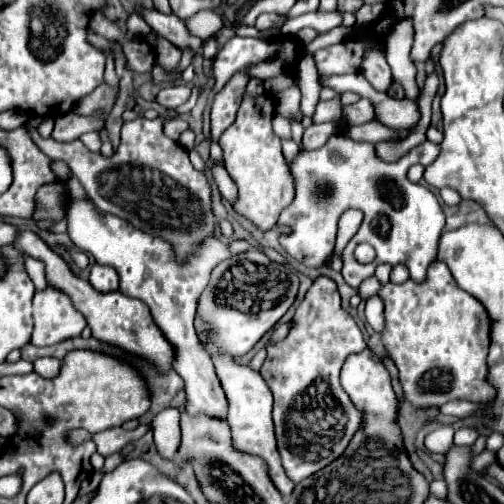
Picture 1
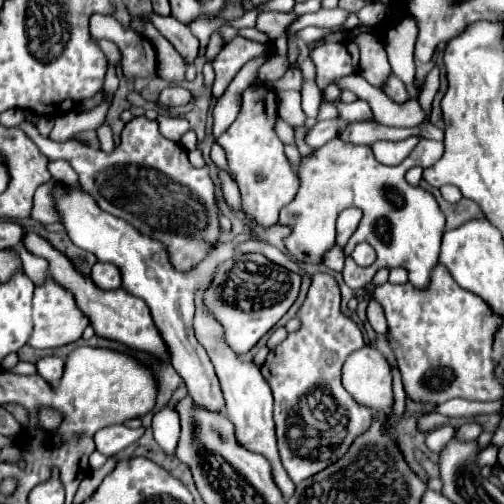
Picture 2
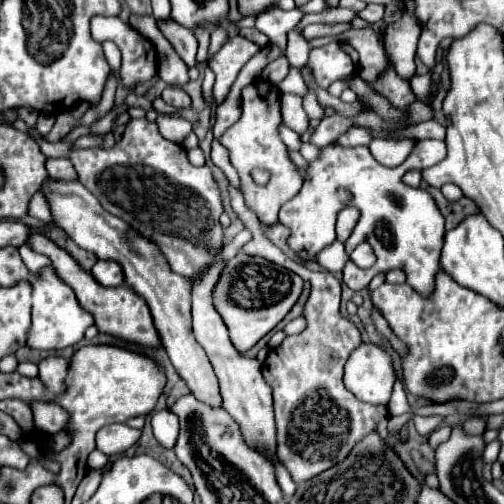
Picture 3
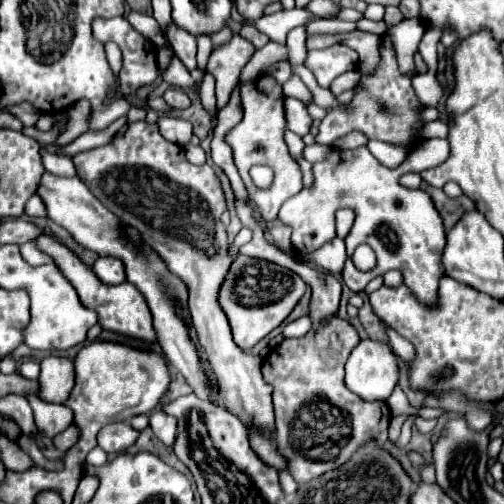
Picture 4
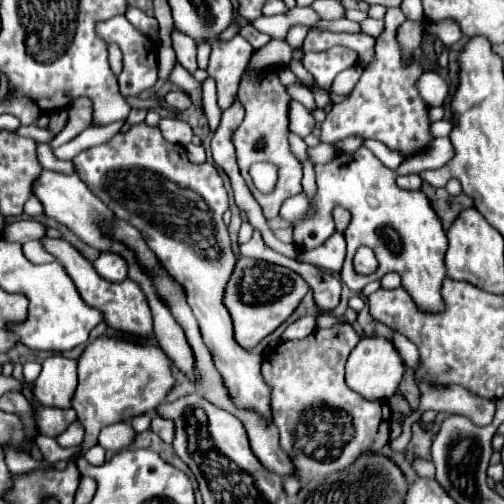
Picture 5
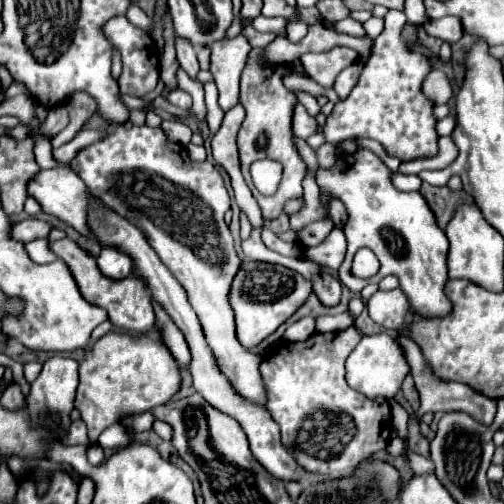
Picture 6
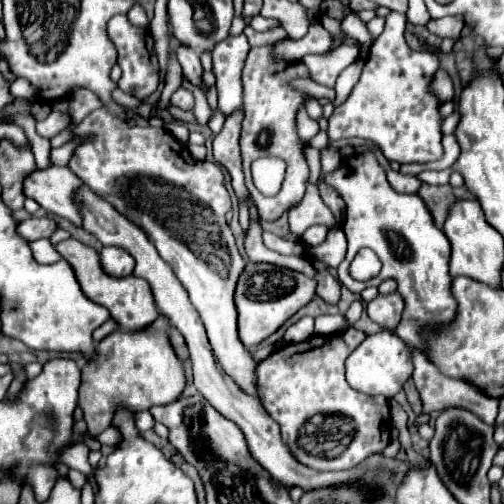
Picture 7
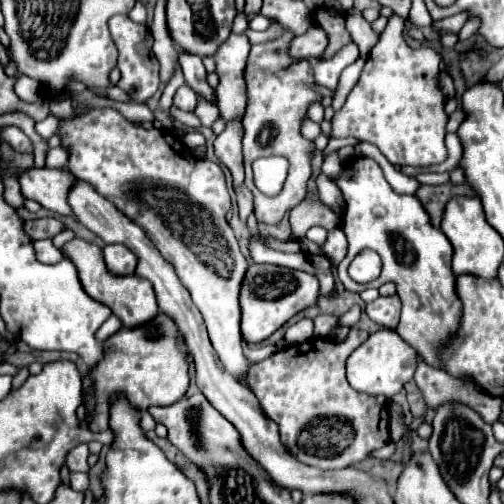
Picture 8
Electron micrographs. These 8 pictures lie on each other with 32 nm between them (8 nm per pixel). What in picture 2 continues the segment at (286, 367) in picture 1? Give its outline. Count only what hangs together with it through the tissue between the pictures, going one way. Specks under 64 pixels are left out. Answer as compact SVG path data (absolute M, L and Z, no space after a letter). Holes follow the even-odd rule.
M300 272L310 276L312 286L298 312L302 328L278 344L262 366L262 376L274 392L274 422L278 454L294 484L322 472L340 460L352 442L364 434L372 418L385 422L384 414L358 404L342 386L342 364L354 350L364 346L360 328L340 312L340 288L328 272Z

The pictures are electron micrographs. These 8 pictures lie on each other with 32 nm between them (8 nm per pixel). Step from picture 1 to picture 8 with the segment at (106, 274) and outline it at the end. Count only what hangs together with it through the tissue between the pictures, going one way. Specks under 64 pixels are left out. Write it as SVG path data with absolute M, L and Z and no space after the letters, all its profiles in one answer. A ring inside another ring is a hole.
M108 244L104 248L104 260L108 264L108 270L116 272L120 276L132 274L138 264L136 254L130 248L124 248L122 244Z

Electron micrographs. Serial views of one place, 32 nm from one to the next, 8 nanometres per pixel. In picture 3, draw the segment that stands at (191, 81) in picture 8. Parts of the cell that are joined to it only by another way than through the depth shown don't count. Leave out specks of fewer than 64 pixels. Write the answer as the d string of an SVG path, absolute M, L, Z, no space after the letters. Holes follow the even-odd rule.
M174 20L158 22L158 26L160 26L162 34L166 36L166 40L170 40L170 44L178 52L178 56L184 60L184 64L188 68L194 68L196 66L196 48L198 48L194 34L188 32L186 28L180 28L180 24L176 24Z

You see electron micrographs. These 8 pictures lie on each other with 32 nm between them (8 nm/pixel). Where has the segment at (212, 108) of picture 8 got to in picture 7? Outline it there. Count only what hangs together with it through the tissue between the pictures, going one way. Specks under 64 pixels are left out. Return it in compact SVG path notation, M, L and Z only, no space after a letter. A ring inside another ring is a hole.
M192 88L192 94L196 96L196 104L194 104L194 110L192 112L198 118L198 122L202 126L206 126L210 122L210 118L214 116L214 110L208 106L206 96L204 96L204 92L200 92L200 88Z

